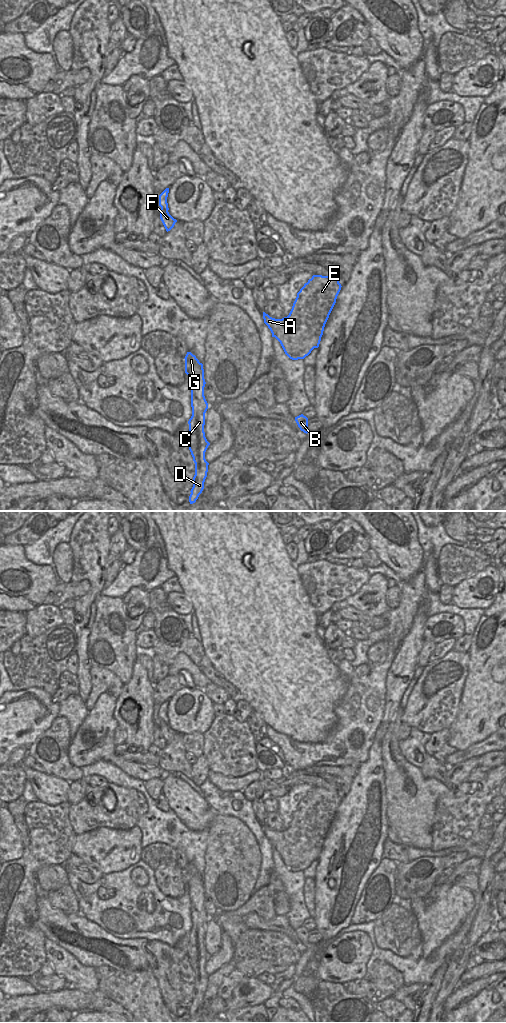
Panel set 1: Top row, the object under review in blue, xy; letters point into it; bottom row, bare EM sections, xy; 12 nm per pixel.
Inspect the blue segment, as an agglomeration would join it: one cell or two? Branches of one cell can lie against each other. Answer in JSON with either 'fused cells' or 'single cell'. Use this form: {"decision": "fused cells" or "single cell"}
{"decision": "fused cells"}

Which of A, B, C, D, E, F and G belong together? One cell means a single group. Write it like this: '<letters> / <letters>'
A B E / C D F G

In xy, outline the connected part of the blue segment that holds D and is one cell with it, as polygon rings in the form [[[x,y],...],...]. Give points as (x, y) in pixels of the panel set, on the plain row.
[[[187,864],[184,871],[185,885],[188,887],[191,900],[192,928],[188,933],[188,957],[195,975],[193,999],[189,1008],[189,1014],[193,1016],[204,1001],[204,994],[208,984],[209,975],[205,971],[205,964],[210,955],[207,953],[204,944],[205,925],[208,921],[208,915],[204,908],[206,894],[203,876],[191,864]]]

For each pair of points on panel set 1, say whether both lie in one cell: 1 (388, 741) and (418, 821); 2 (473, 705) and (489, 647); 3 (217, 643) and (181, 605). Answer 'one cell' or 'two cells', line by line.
1: one cell
2: one cell
3: two cells

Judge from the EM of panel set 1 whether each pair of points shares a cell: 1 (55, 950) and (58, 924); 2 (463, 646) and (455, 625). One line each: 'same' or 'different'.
1: different
2: different

